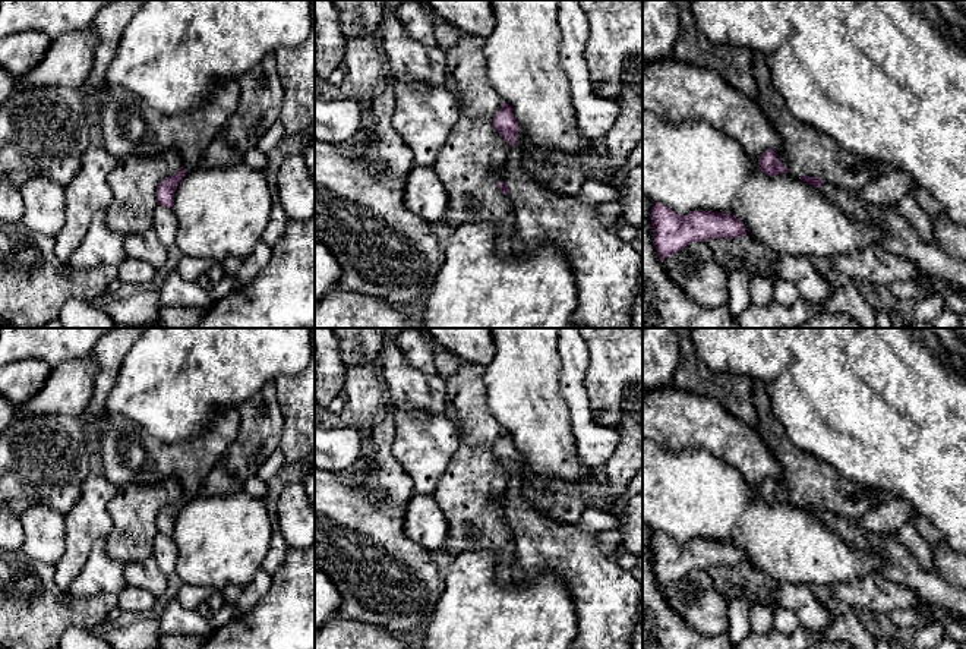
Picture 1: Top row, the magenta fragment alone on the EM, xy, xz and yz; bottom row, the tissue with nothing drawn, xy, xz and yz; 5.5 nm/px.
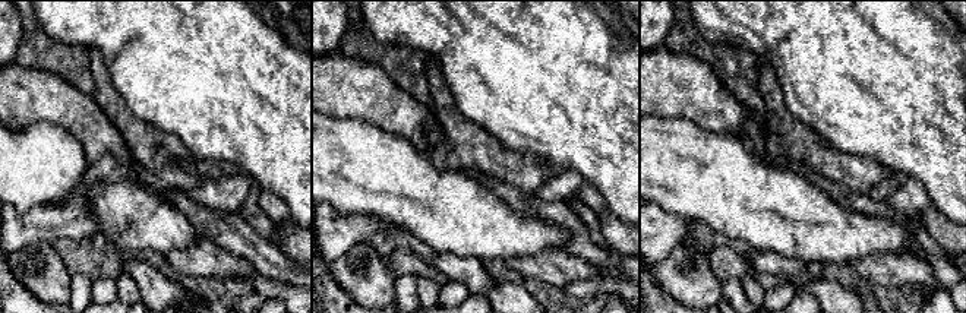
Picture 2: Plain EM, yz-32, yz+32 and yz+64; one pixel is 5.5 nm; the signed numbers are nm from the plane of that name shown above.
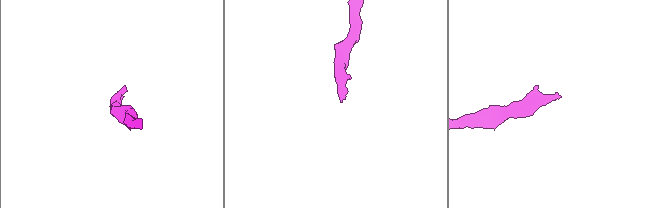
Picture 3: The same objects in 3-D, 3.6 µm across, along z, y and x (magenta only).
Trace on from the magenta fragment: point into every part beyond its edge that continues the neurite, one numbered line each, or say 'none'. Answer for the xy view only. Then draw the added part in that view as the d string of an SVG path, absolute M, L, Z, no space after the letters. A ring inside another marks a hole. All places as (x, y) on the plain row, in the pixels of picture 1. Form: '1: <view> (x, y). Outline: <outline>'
1: xy (130, 454). Outline: M221 409L196 438L161 442L123 415L105 410L98 419L104 476L116 486L177 479L186 501L199 495L217 461L228 456L240 416Z

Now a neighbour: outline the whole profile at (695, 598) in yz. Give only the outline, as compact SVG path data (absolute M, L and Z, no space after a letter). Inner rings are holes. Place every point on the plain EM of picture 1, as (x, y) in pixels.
M692 570L663 590L669 607L697 633L727 633L729 602L705 570Z

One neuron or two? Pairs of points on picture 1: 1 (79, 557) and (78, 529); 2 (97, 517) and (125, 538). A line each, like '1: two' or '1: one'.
1: one
2: two

